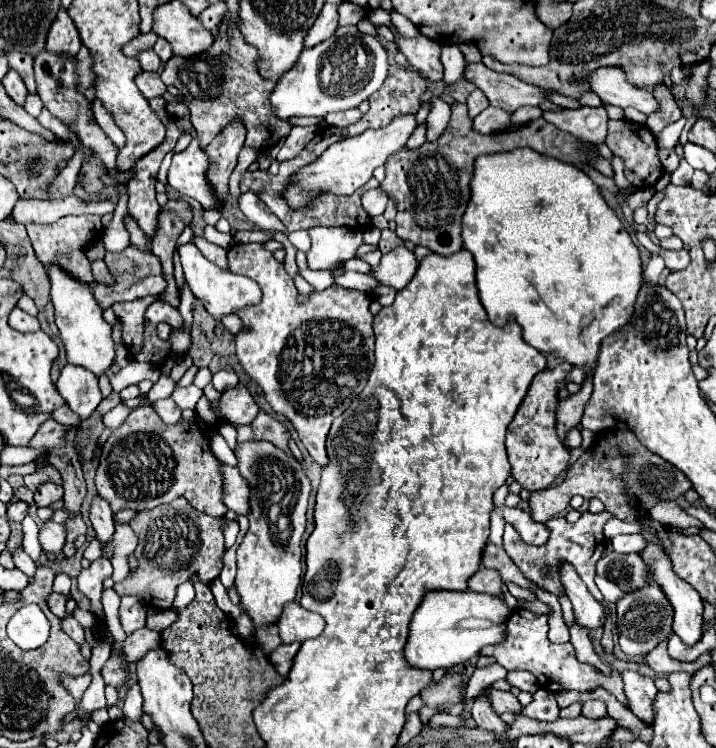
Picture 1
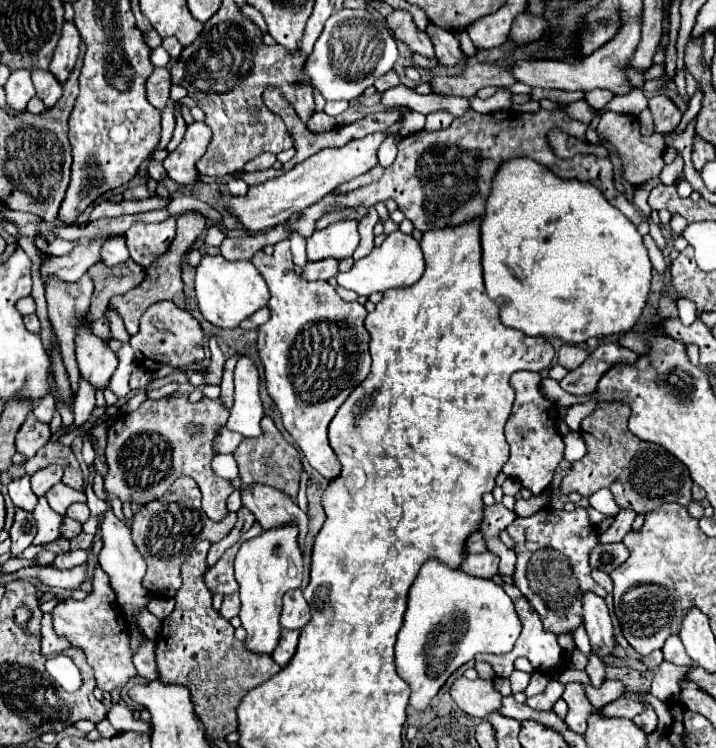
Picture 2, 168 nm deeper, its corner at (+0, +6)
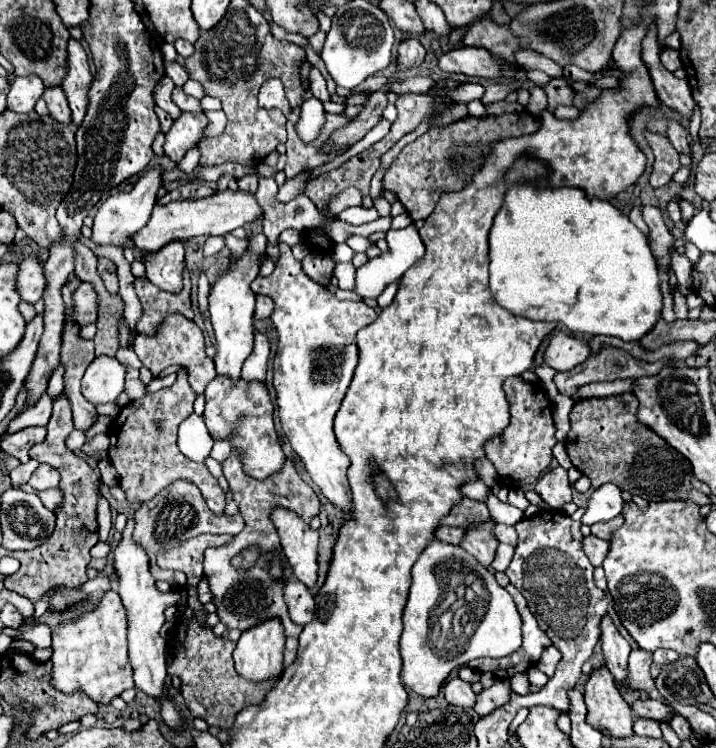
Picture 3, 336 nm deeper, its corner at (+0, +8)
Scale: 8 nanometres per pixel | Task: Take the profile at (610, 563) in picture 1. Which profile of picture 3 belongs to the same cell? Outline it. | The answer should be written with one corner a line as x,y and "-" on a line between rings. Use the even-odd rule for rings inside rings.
593,534
585,536
583,538
583,552
587,554
587,558
591,560
593,566
601,566
605,556
607,556
607,550
609,550
609,542
607,540
601,540

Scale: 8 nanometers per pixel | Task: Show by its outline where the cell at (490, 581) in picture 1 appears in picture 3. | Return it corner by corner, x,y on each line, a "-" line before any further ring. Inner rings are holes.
493,518
481,524
473,524
471,528
465,530
465,536
463,536
463,548
471,552
483,566
489,566
495,558
495,548
499,544
493,534
495,524
497,522

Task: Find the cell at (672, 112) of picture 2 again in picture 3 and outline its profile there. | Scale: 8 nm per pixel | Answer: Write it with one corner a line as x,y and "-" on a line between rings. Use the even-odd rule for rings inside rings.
669,122
669,142
673,144
673,148
679,152
679,154
687,154
687,156
693,156
693,150
691,150
691,144
689,144
689,134
685,132
685,128
677,122

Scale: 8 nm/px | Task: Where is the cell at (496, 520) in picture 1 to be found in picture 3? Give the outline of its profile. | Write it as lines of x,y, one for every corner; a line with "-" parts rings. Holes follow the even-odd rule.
475,480
475,482
465,482
461,486
461,494
471,498
471,500
485,500
489,492
487,492
487,486
481,480

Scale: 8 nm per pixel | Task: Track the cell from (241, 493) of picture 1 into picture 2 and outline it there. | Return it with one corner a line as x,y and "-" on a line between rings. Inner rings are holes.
257,484
241,490
241,502
255,514
257,522
265,530
285,522
295,522
295,526
299,526
299,544
303,546
303,538
307,534
307,514
287,494
271,486

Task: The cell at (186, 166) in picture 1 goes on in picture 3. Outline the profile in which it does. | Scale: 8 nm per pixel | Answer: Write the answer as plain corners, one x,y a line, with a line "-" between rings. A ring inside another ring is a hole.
181,112
181,116
173,122
171,130
165,136
165,154
175,162
185,156
185,152
195,146
207,126
207,118
203,112

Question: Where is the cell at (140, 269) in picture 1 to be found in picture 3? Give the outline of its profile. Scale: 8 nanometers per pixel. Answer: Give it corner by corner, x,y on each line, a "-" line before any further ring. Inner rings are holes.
83,282
73,292
73,304
75,304
75,320
83,328
85,324
91,324
97,320
97,306
95,306
95,290
89,282

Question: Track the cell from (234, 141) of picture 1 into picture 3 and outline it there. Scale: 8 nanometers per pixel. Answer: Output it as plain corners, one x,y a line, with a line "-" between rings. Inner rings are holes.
188,270
183,271
183,292
169,294
149,284
147,280
135,280
135,292
143,304
143,318
137,324
139,334
155,334
159,324
171,314
183,314
185,318
193,320
191,308
191,277

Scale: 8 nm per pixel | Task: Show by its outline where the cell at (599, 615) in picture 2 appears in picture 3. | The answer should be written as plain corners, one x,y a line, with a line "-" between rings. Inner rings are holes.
605,616
601,622
601,644
603,644
603,654
605,654
605,662
609,672
615,676
615,682
627,690
627,656
631,652
629,642
617,632
617,628
613,626
611,618

